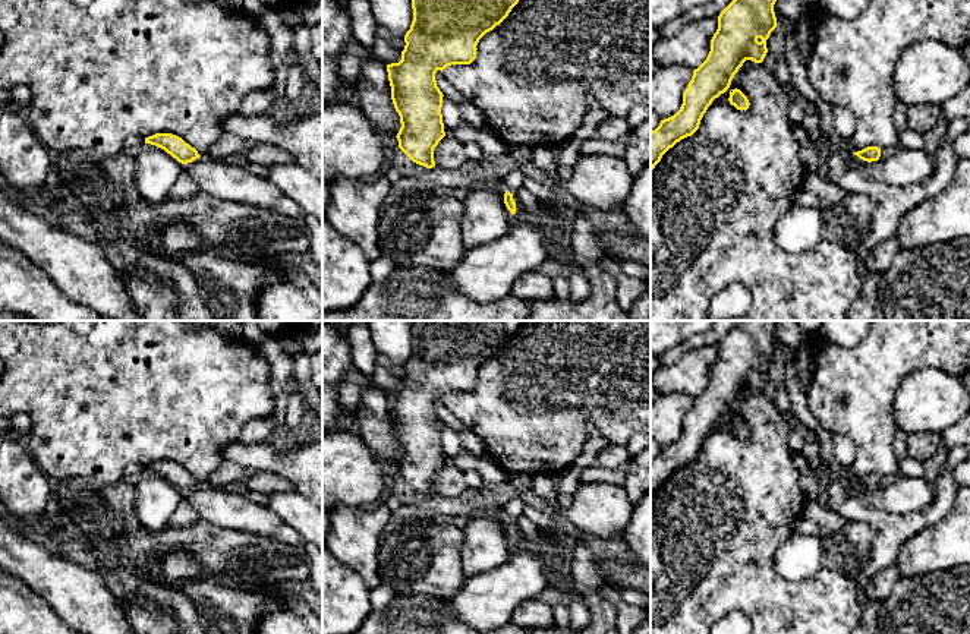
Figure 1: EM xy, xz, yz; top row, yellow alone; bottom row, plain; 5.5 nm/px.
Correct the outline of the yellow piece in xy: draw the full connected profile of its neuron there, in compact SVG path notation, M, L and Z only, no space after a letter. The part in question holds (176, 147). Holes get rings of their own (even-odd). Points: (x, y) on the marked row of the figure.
M155 133L145 138L145 143L151 143L164 149L182 164L192 163L201 157L195 148L186 143L182 138L171 133Z

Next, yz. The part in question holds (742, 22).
M733 0L718 16L718 29L711 40L706 60L693 70L692 81L683 92L680 110L661 120L651 132L651 173L662 155L681 139L692 136L700 124L703 114L715 98L724 94L746 60L762 63L768 48L766 40L777 28L774 4L777 0Z

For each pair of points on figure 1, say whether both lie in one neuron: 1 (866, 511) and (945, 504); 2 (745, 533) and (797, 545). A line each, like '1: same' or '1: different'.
1: same
2: different

